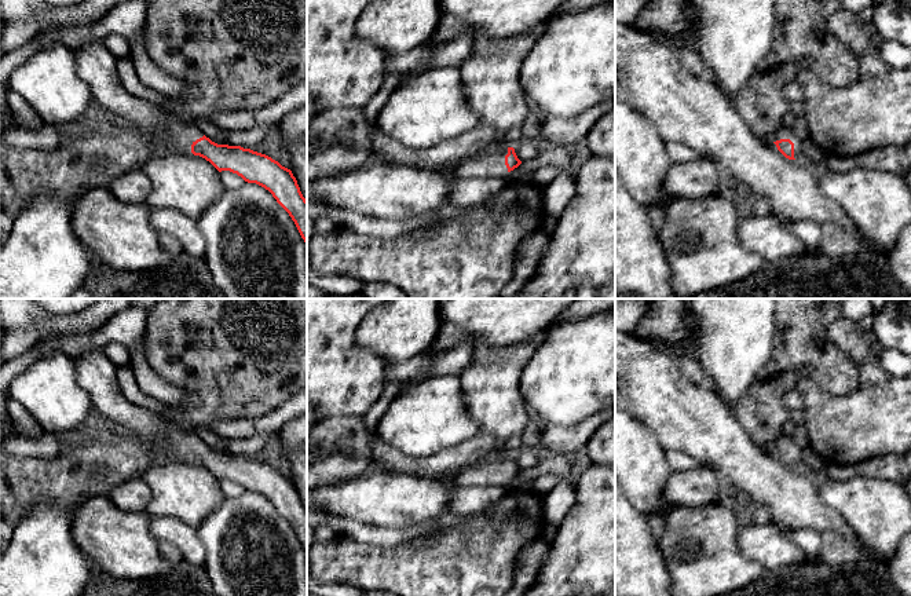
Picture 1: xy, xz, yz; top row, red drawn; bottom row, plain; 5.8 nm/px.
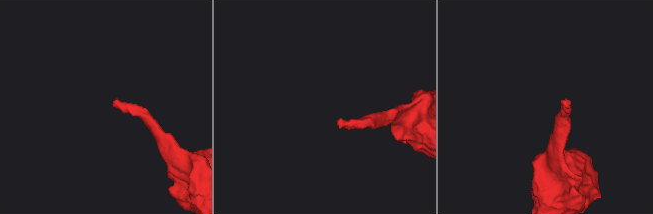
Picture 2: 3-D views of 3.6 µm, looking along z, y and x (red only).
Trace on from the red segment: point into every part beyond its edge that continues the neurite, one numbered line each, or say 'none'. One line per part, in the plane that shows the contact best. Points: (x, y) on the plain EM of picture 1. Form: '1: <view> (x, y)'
1: yz (783, 441)

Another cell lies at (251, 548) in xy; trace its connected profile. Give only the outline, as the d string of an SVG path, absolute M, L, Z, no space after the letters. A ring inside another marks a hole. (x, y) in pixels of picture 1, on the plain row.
M256 491L226 498L198 527L206 549L205 571L217 596L307 596L307 552L289 522Z

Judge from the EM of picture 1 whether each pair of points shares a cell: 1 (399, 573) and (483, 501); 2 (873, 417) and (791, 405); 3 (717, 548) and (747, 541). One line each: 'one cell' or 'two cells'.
1: two cells
2: two cells
3: two cells

